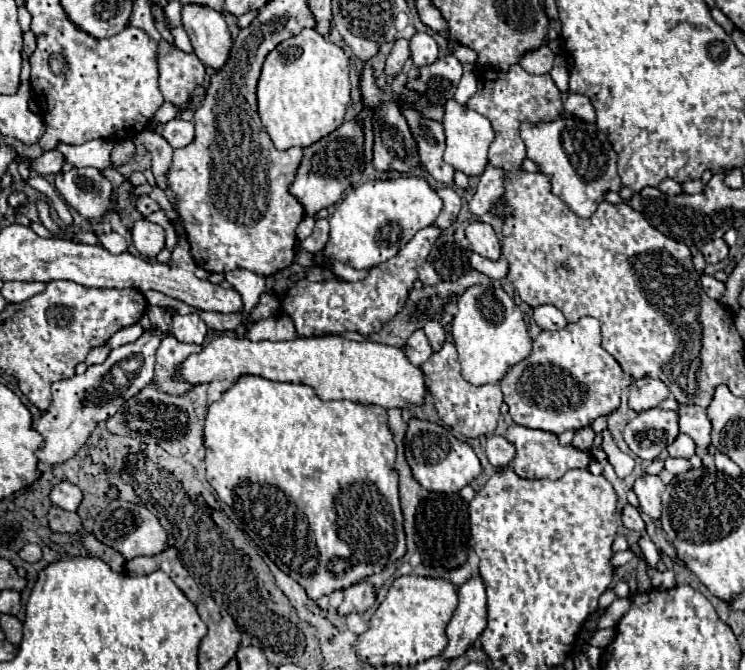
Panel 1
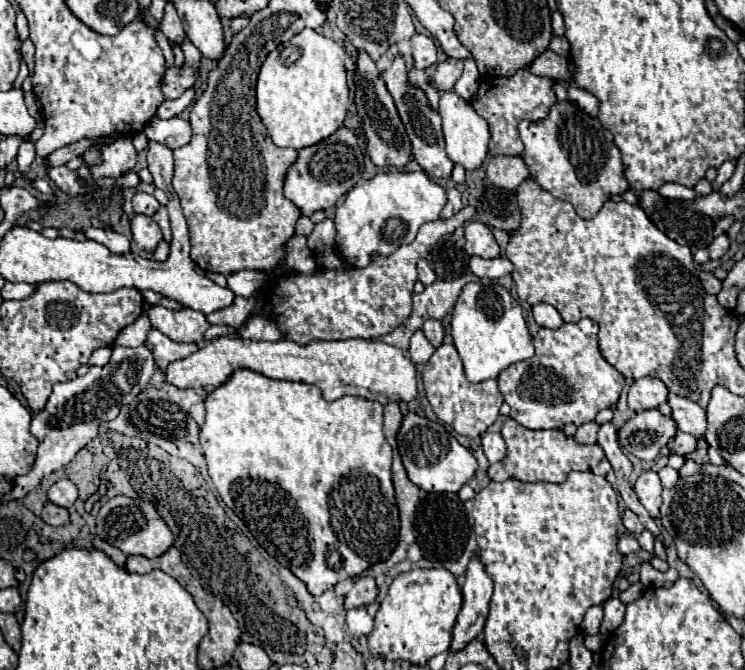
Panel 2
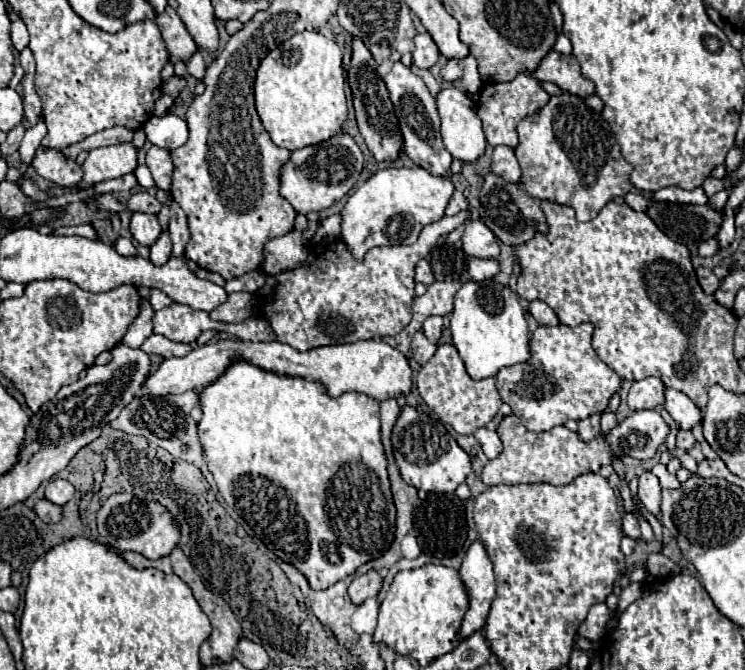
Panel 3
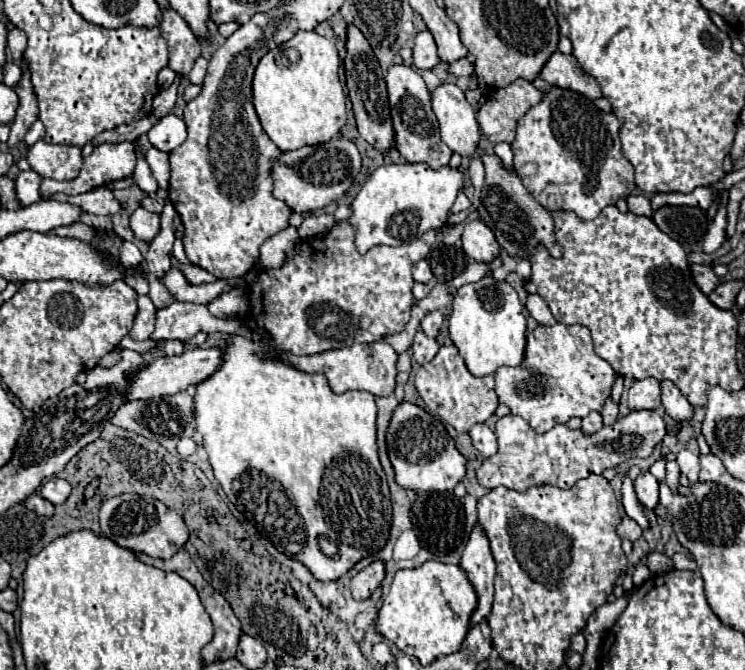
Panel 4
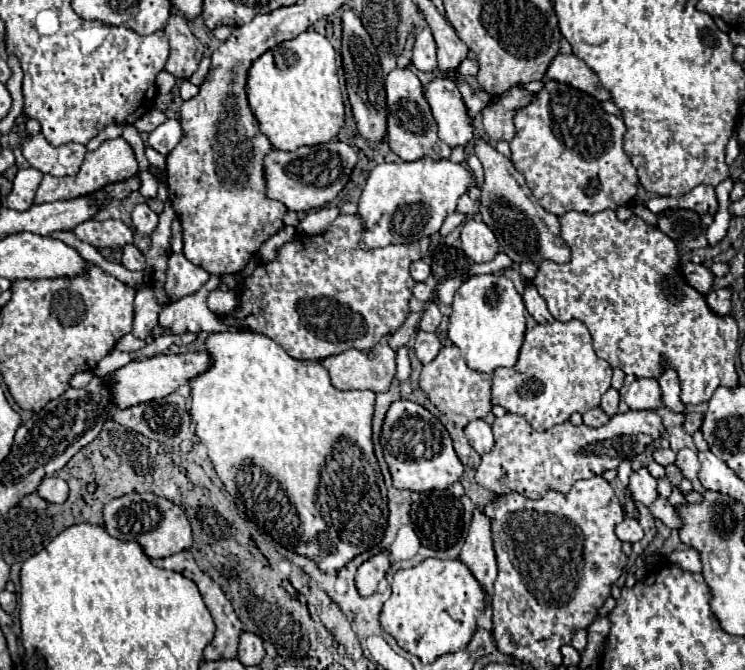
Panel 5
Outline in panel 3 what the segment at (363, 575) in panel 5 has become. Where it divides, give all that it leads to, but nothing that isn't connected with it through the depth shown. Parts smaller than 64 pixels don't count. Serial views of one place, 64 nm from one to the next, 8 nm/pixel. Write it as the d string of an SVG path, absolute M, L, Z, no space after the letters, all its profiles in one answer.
M370 570L368 574L358 576L358 578L352 580L352 584L350 584L350 588L348 588L348 596L350 596L350 600L358 606L358 604L362 604L366 598L376 596L376 594L380 592L380 588L382 588L382 580L380 580L378 572L376 572L376 570Z

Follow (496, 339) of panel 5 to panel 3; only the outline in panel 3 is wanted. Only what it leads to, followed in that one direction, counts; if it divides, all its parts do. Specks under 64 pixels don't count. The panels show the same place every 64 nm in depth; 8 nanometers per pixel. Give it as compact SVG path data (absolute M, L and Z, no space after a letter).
M496 280L466 282L458 290L454 298L450 330L454 346L464 360L466 372L474 380L496 376L500 368L514 366L530 358L530 332L518 296Z

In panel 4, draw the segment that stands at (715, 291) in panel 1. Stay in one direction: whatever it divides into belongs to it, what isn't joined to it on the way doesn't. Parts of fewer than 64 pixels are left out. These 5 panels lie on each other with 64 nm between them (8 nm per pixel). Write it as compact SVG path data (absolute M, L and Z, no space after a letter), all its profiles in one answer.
M702 264L692 266L692 276L704 294L710 294L718 286L718 276L712 272L710 266L702 266Z

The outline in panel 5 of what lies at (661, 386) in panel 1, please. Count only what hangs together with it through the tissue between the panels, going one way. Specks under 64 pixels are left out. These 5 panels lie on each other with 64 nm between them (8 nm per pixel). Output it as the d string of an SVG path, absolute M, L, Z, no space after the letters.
M636 378L628 392L626 392L626 404L630 410L656 410L662 406L660 400L660 386L654 378Z

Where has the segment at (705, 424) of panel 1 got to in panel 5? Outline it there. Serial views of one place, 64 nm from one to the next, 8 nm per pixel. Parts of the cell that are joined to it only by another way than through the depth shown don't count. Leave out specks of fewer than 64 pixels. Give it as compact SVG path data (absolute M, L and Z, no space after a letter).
M666 368L664 374L658 378L660 388L662 388L662 402L668 410L676 412L676 414L684 414L686 412L686 404L680 400L680 382L674 370Z

